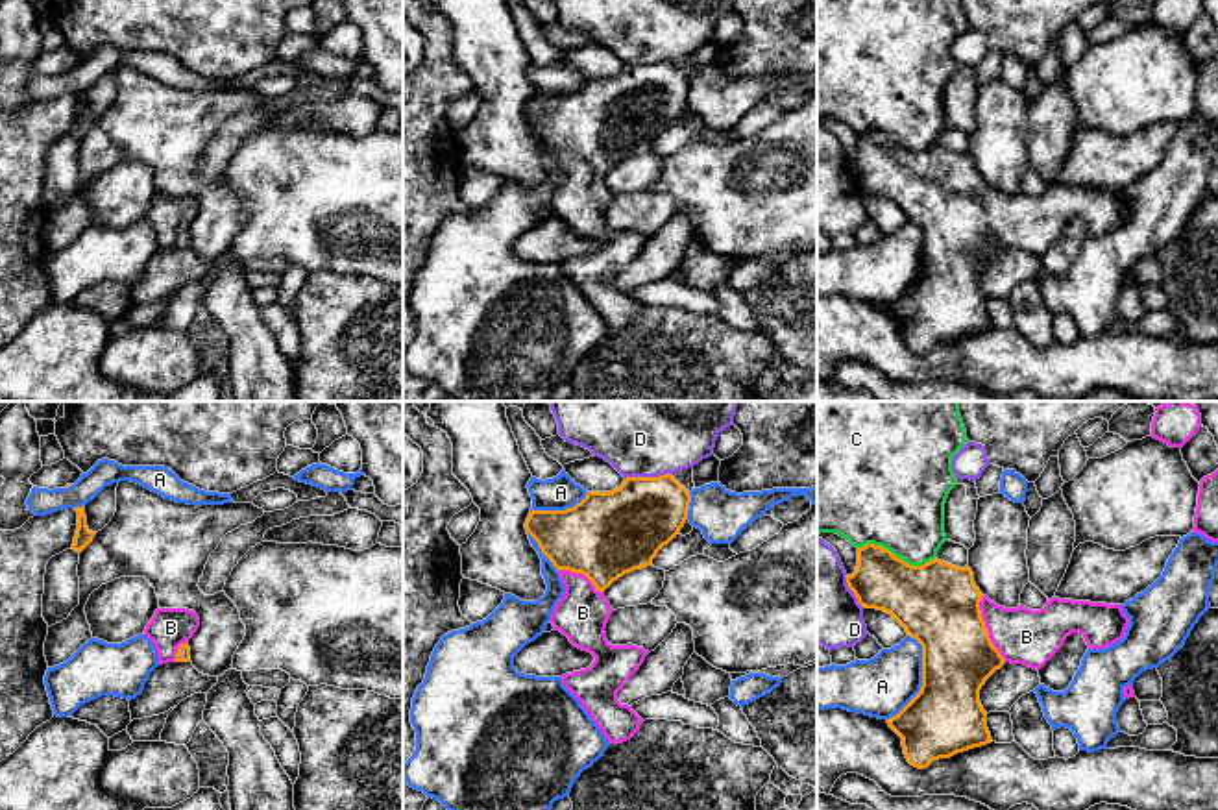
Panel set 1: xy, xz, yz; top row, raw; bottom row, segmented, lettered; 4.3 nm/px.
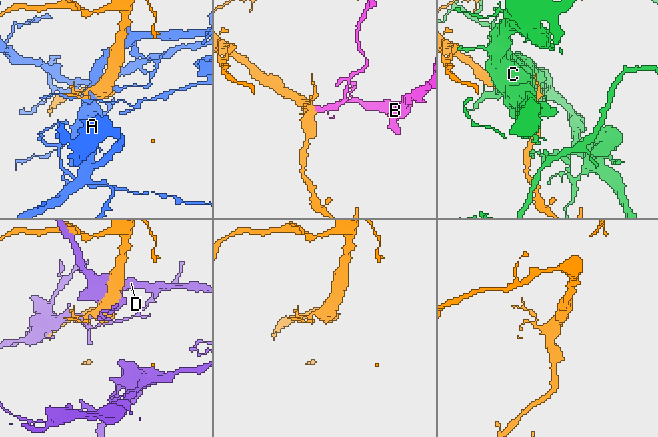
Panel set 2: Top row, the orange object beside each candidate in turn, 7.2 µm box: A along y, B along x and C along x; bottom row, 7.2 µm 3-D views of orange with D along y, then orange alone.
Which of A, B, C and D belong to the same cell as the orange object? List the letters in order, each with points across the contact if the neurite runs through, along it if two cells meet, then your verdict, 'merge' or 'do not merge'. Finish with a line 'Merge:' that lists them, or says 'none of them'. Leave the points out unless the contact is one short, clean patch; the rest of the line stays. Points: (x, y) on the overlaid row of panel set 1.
A: do not merge
B: across yz (937, 603), (963, 629), (986, 629), (1026, 637) | merge
C: do not merge
D: do not merge
Merge: B

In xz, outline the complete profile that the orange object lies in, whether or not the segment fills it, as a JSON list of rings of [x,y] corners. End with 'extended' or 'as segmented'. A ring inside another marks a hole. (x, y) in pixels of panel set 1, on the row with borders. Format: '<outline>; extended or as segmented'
[[[671,473],[660,477],[627,477],[612,492],[588,492],[586,497],[566,510],[530,510],[525,529],[538,542],[542,553],[560,571],[566,586],[556,603],[551,623],[569,642],[595,657],[586,669],[562,675],[564,686],[580,701],[610,743],[630,740],[643,719],[628,705],[617,701],[617,692],[639,669],[649,651],[627,644],[612,645],[606,640],[606,623],[614,612],[604,590],[634,570],[652,564],[658,551],[684,527],[689,510],[689,490]]]; extended

